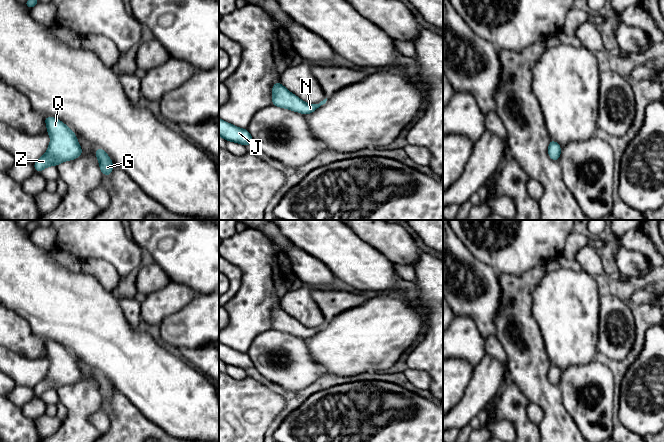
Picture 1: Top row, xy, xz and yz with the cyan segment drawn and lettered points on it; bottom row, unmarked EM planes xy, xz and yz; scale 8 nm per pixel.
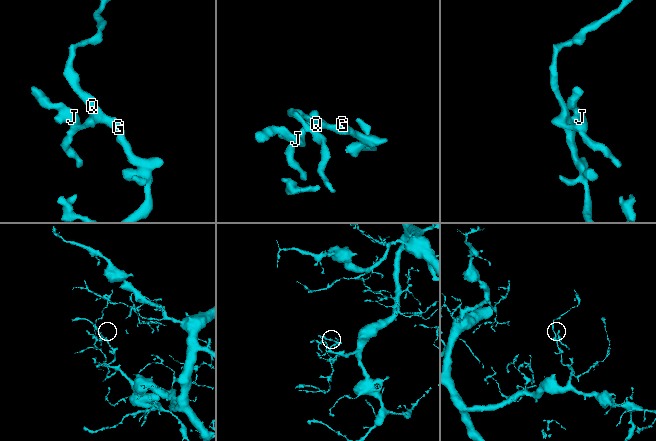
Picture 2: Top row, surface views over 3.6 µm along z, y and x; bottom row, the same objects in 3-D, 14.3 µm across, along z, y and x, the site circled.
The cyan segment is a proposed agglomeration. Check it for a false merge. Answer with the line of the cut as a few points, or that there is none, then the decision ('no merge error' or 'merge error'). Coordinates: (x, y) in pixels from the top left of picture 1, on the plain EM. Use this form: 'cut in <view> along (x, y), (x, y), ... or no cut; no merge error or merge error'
no cut; no merge error

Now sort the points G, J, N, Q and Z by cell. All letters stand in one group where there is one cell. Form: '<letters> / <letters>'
G J N Q Z

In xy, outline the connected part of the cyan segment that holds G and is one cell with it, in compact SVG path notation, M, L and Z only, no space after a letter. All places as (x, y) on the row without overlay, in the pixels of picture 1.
M99 371L96 372L95 379L98 382L102 398L109 400L113 395L113 386L111 385L110 381L102 372Z

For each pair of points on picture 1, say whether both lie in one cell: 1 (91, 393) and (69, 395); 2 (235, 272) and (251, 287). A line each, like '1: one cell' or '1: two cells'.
1: one cell
2: two cells

